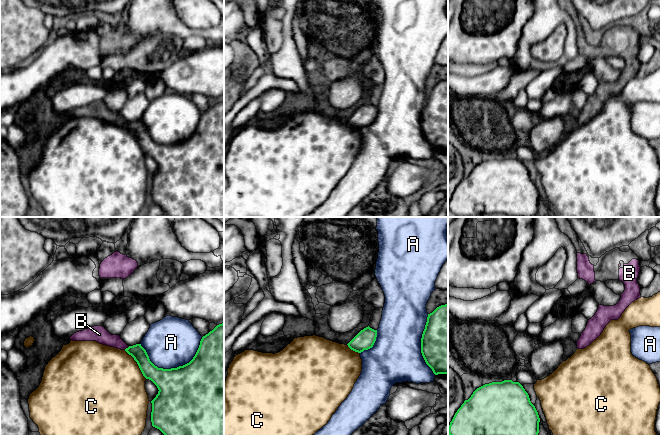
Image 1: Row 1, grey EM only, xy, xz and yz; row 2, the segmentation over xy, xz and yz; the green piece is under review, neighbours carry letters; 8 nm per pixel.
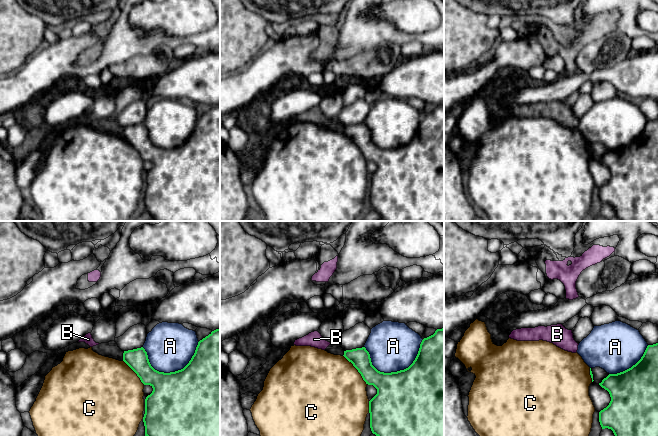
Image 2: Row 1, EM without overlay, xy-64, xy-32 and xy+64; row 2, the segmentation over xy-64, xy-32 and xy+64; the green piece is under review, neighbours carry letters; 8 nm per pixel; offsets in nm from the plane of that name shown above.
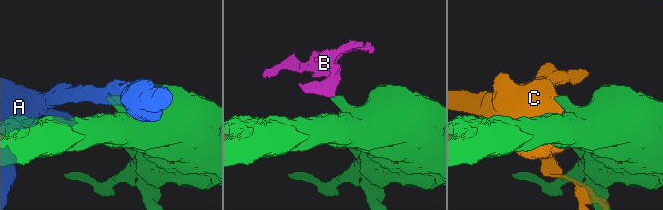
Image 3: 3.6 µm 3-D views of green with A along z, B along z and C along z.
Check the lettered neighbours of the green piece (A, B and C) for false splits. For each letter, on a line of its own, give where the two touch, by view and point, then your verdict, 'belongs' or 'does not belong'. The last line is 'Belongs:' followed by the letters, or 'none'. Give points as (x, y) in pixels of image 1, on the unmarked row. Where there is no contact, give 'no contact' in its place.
A: xy (174, 144) | does not belong
B: xy (126, 124) | does not belong
C: xy (137, 139) | does not belong
Belongs: none

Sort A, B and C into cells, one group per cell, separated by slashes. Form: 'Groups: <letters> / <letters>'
Groups: A / B / C

